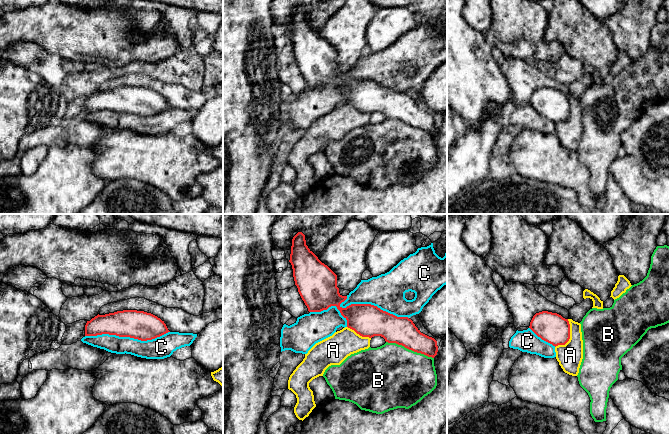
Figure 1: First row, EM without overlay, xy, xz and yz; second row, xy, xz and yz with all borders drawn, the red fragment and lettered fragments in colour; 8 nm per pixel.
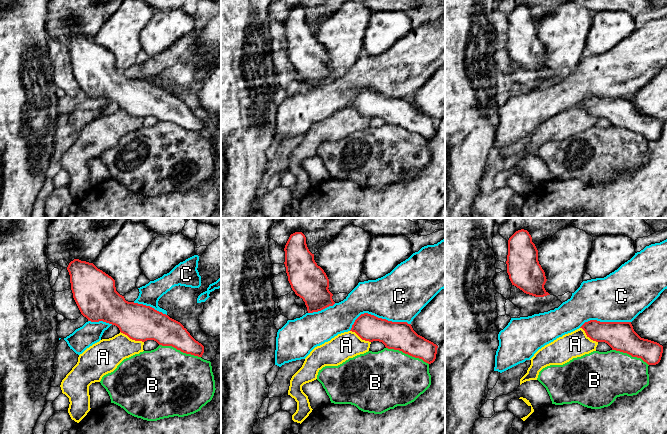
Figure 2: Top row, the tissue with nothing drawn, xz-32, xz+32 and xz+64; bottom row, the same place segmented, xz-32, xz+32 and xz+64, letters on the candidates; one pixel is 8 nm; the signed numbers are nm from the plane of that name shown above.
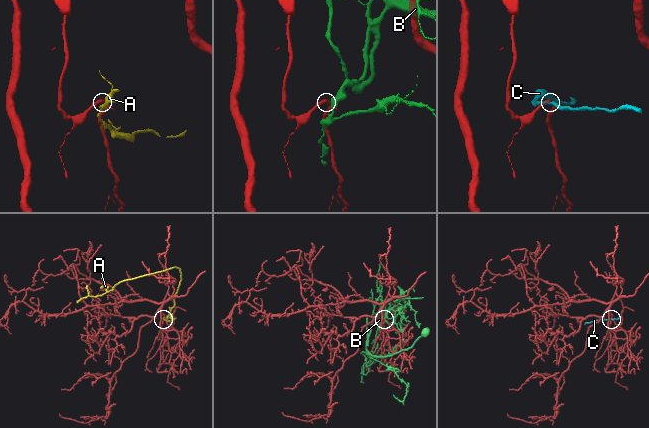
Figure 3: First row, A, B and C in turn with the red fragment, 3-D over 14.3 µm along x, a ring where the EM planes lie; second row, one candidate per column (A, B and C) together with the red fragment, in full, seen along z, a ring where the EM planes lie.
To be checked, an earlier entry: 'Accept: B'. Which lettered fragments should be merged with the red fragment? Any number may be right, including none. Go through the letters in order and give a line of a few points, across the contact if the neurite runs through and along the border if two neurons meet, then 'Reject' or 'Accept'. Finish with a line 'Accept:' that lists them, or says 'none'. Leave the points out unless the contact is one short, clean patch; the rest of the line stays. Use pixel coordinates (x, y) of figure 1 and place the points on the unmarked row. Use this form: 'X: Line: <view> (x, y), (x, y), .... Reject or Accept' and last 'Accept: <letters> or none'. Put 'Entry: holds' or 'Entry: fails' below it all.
A: Reject
B: Line: xz (386, 117), (401, 120), (433, 134). Reject
C: Reject
Accept: none
Entry: fails

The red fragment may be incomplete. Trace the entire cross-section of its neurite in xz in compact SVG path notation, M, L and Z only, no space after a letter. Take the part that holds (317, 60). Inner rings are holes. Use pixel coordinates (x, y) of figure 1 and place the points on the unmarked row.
M298 8L292 15L289 38L292 41L295 61L309 88L321 88L331 82L336 82L347 96L347 103L362 113L381 112L388 119L402 121L428 133L434 134L437 131L437 117L421 109L408 93L397 93L371 80L351 80L342 84L340 80L347 75L347 72L342 72L339 69L337 51L308 24L305 11L302 8Z

